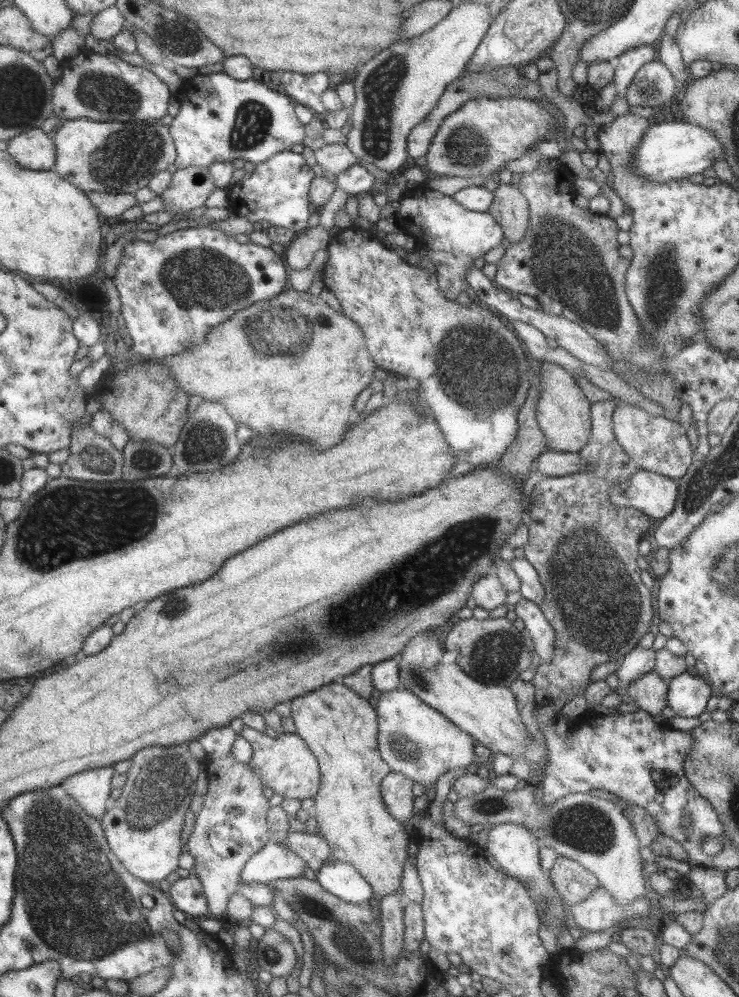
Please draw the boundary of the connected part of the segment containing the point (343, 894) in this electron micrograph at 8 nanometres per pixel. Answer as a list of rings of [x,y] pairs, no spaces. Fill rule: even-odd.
[[[339,861],[324,863],[315,874],[323,890],[345,902],[360,903],[374,896],[370,884],[349,864]]]

